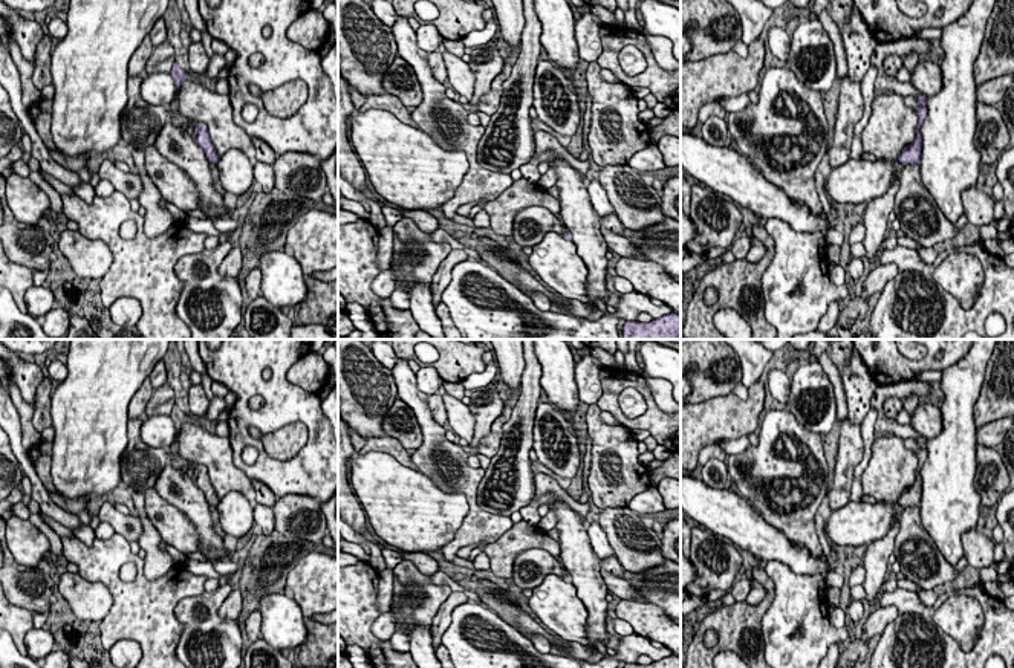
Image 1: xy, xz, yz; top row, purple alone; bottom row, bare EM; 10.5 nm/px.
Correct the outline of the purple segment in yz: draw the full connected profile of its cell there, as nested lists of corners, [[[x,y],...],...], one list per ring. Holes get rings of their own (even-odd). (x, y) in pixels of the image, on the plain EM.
[[[913,437],[919,446],[916,452],[918,457],[918,468],[916,468],[916,478],[915,483],[907,488],[902,495],[896,500],[901,506],[919,506],[921,504],[921,492],[922,492],[922,478],[921,478],[921,468],[927,459],[927,439],[925,437]]]

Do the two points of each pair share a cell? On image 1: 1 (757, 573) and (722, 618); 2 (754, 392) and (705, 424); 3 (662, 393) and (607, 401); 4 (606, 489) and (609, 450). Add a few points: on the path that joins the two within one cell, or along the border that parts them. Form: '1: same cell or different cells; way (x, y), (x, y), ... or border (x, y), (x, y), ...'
1: same cell; way (768, 592), (768, 599), (753, 615), (740, 618)
2: same cell; way (747, 405), (734, 418), (719, 419)
3: different cells; border (638, 375), (644, 379), (655, 404), (664, 413)
4: same cell; way (609, 480), (609, 459)

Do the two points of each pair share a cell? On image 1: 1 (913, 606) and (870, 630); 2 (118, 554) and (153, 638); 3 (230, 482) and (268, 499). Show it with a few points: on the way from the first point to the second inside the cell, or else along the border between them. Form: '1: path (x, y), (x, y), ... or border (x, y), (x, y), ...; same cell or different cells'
1: border (893, 604), (896, 616), (881, 633); different cells
2: path (112, 575), (112, 581), (147, 616); same cell
3: border (250, 480), (257, 502); different cells

